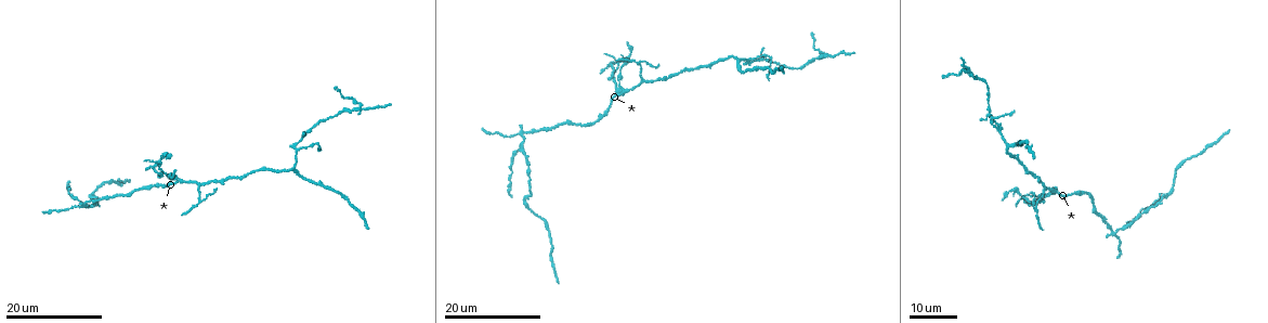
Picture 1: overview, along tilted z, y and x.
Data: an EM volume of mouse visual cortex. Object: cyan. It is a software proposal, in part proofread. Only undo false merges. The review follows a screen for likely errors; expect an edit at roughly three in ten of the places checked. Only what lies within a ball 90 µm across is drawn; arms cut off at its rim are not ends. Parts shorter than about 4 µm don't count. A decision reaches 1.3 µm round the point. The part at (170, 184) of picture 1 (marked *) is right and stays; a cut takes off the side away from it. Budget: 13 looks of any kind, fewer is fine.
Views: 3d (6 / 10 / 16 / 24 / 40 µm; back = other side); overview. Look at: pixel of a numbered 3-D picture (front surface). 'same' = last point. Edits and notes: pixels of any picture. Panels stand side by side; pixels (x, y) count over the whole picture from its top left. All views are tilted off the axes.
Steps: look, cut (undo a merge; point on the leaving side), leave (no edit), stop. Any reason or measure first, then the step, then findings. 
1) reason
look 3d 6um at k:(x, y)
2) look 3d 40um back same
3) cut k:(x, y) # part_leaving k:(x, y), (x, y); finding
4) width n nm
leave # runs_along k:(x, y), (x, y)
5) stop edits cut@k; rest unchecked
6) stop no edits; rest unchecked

branch point
look 3d 24um at 1:(1038, 210)

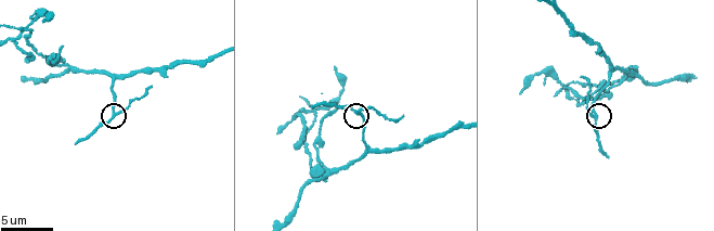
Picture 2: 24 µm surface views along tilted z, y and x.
zoom in
look 3d 10um at 2:(114, 116)

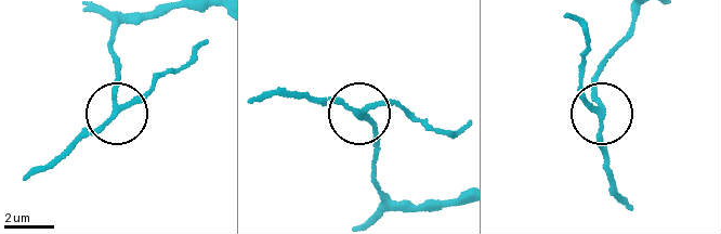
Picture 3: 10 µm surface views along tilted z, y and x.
look 3d 6um at 3:(600, 114)

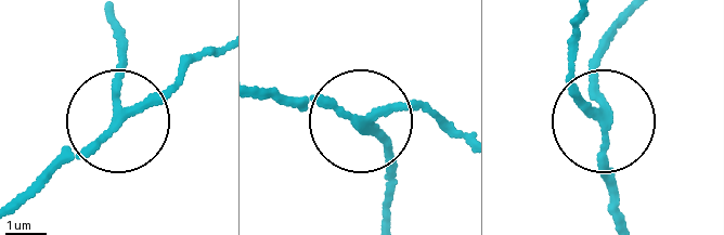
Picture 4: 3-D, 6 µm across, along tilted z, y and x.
cut 4:(69, 153) # part_leaving 4:(125, 112), (211, 51); a second neuron is stuck on

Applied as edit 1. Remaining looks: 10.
three arms meet
look 3d 10um at 2:(366, 151)

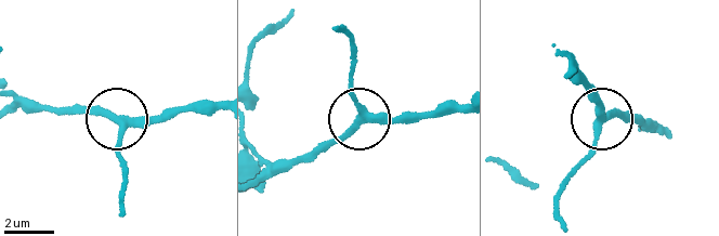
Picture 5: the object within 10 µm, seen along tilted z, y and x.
arms 3
leave # runs_along 5:(257, 182), (312, 158), (363, 121), (419, 115); continuous, no second neuron

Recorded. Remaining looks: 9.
three-way junction
look 3d 6um at 2:(317, 159)

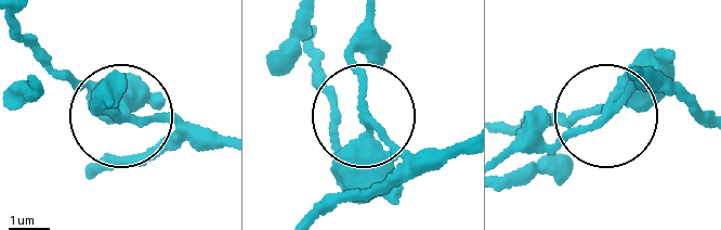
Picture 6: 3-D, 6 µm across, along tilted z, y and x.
cut 6:(669, 59) # part_leaving 6:(362, 140), (340, 138), (318, 48); two neurons meet here

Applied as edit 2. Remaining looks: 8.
redraw
look overview

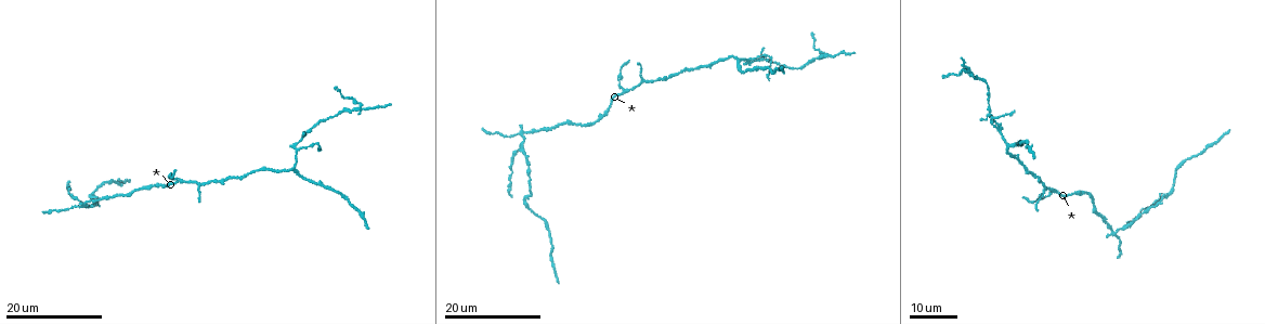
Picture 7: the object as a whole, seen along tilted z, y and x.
looks like a crossing
look 3d 24um at 7:(519, 132)

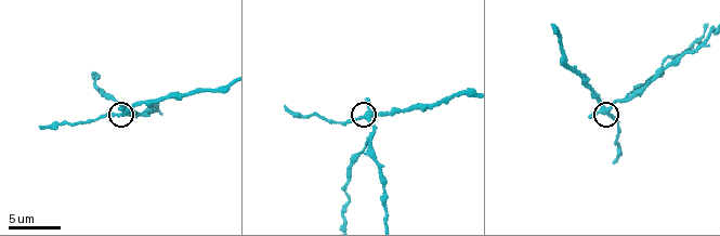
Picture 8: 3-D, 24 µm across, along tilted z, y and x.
look 3d 10um at 8:(368, 119)

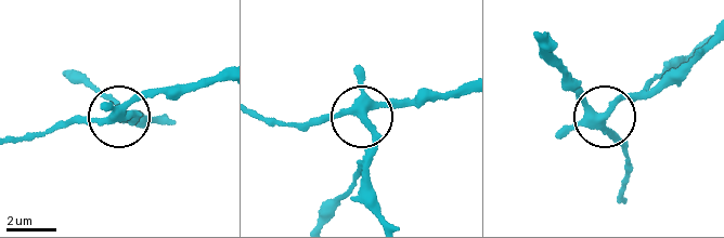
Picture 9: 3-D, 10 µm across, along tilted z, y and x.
side_arm 10 um
leave # runs_along 9:(535, 39), (603, 115), (605, 129), (616, 140); all the same neuron

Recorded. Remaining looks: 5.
four-way junction
look 3d 24um at 7:(361, 108)

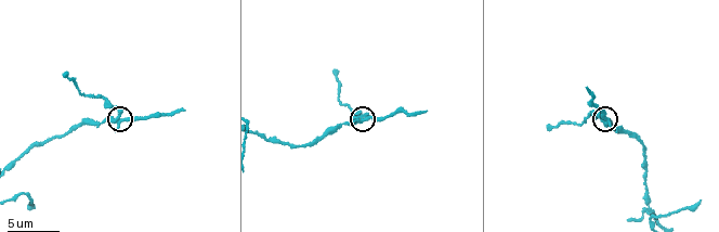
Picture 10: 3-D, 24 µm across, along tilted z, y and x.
look 3d 10um at 10:(119, 116)

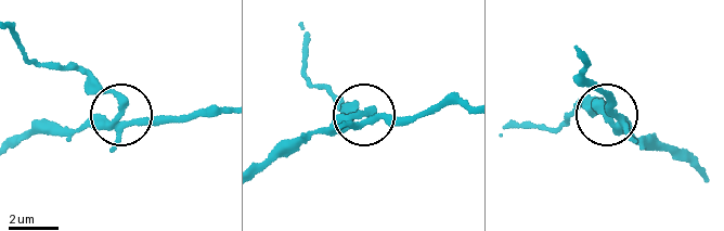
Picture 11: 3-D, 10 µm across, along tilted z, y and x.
side_arm 7 um
cut 11:(95, 89) # part_leaving 11:(114, 119), (114, 98), (85, 74), (29, 58), (18, 46); two neurons meet here

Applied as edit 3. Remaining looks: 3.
look overview

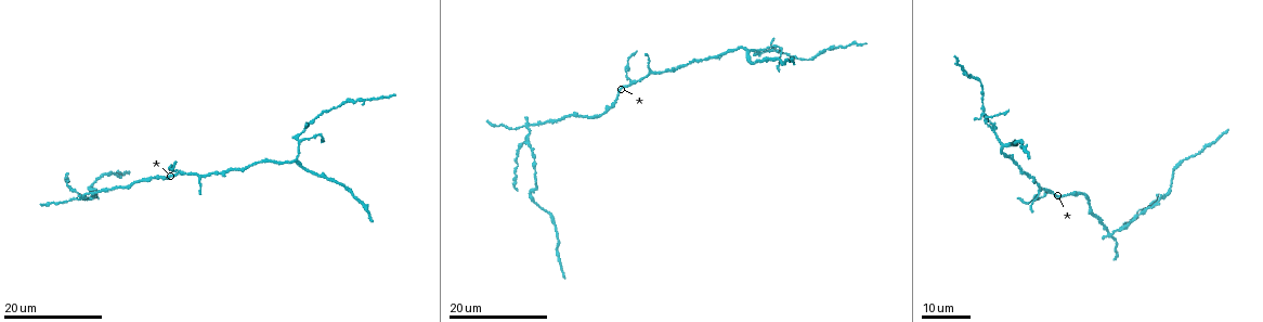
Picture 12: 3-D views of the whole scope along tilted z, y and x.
look 3d 16um at 12:(299, 141)

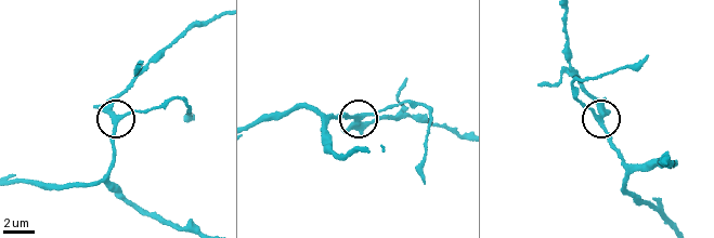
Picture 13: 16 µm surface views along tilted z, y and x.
look 3d 6um at 13:(598, 119)

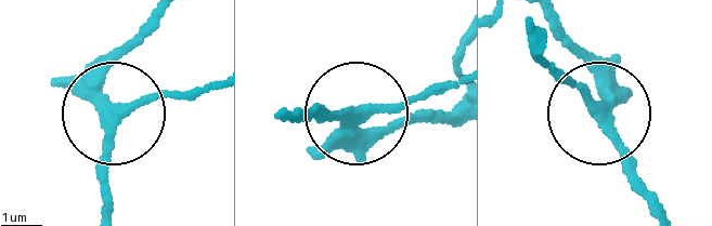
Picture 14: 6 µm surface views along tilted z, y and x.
leave # runs_along 14:(284, 116), (338, 121), (453, 87); one neuron here

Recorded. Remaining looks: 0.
stop edits cut@4, cut@6, cut@11; rest unchecked

